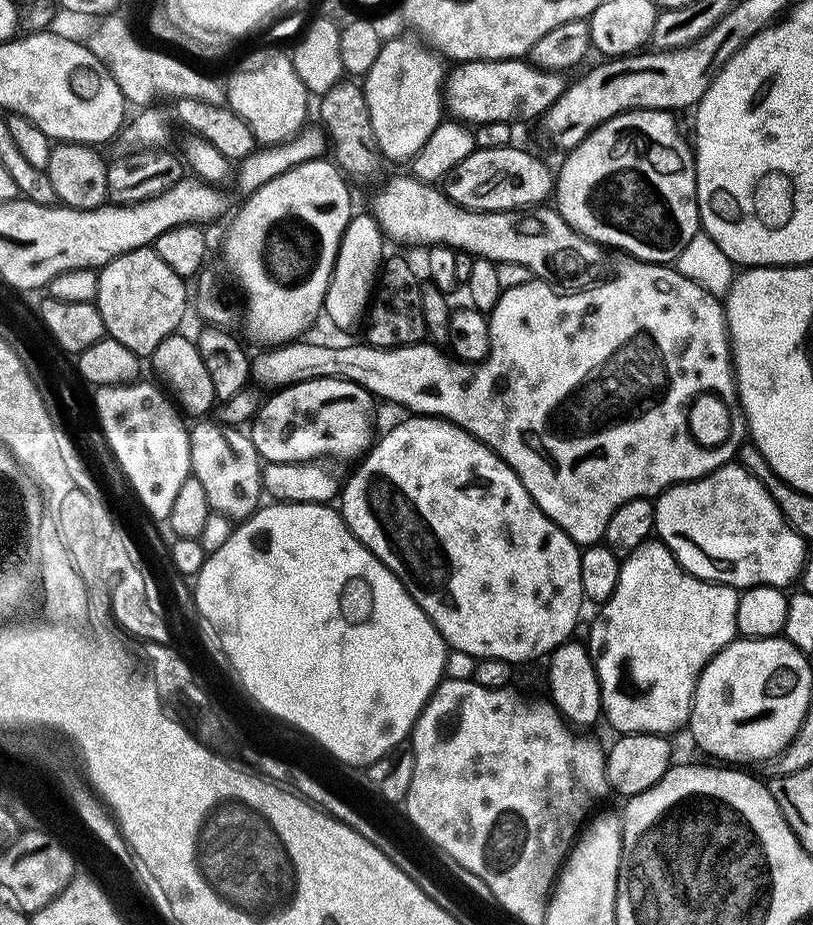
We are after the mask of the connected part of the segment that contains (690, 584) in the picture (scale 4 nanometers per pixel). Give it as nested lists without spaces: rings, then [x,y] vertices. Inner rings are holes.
[[[649,542],[634,550],[632,556],[627,557],[620,566],[620,581],[618,590],[603,605],[604,612],[604,649],[595,653],[596,673],[600,679],[600,689],[604,699],[604,716],[614,727],[617,733],[629,736],[663,736],[671,737],[671,732],[676,732],[680,727],[687,725],[692,718],[692,701],[696,698],[696,687],[700,681],[700,675],[708,669],[708,663],[724,648],[729,648],[737,639],[736,623],[738,622],[738,606],[741,593],[734,588],[726,588],[722,584],[708,584],[696,576],[685,572],[674,558],[674,554],[665,544]]]

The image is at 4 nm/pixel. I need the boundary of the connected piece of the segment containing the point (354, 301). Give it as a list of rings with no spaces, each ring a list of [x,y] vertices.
[[[353,215],[336,259],[336,269],[332,275],[328,300],[324,303],[326,316],[332,319],[332,324],[338,331],[352,332],[363,320],[365,323],[381,271],[386,263],[384,244],[386,245],[386,237],[375,215]]]

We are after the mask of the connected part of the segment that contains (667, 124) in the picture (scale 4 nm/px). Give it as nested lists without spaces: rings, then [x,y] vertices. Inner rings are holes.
[[[627,112],[610,122],[606,122],[604,127],[591,132],[583,142],[578,145],[574,152],[567,153],[564,169],[558,172],[558,183],[554,193],[554,204],[562,217],[575,232],[581,232],[589,240],[603,246],[605,249],[621,248],[628,252],[629,257],[651,262],[654,264],[675,265],[680,255],[686,250],[690,242],[694,241],[696,235],[703,231],[701,222],[701,212],[696,201],[696,158],[694,148],[691,143],[684,141],[684,136],[680,133],[680,128],[676,125],[677,117],[671,112]]]

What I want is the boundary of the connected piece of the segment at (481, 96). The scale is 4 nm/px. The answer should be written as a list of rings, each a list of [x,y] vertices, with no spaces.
[[[527,59],[519,60],[475,60],[469,64],[453,67],[446,80],[446,108],[452,112],[457,121],[469,126],[476,124],[512,124],[515,120],[539,121],[558,103],[562,94],[569,88],[567,75],[558,72],[545,72],[529,63]]]

